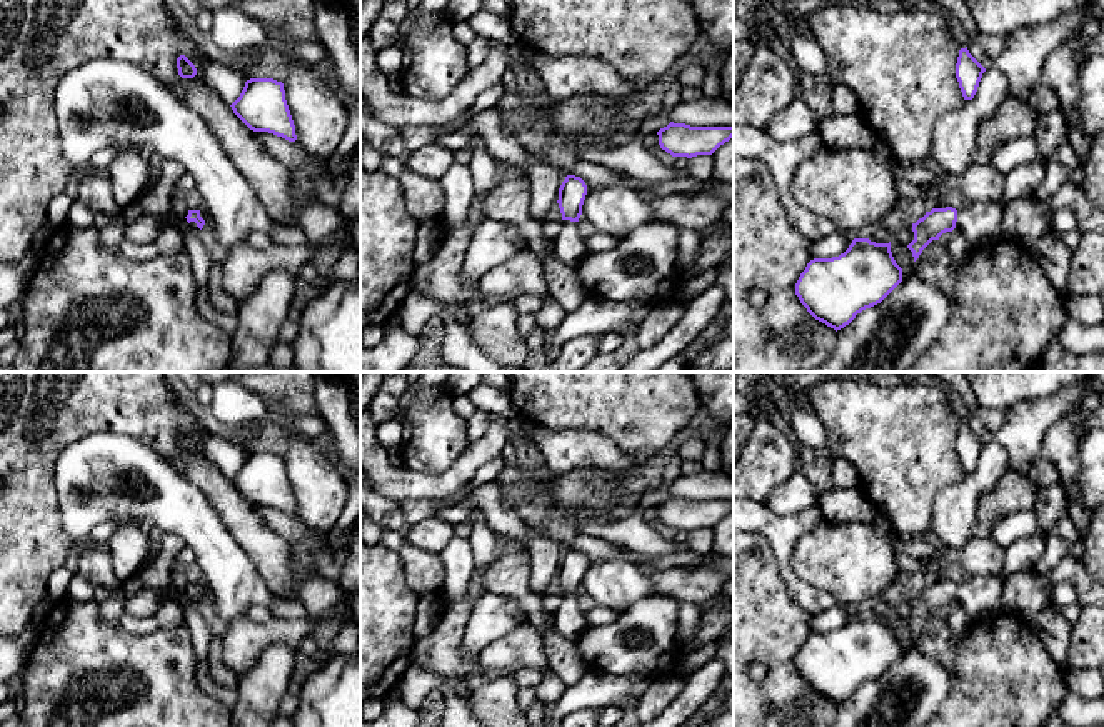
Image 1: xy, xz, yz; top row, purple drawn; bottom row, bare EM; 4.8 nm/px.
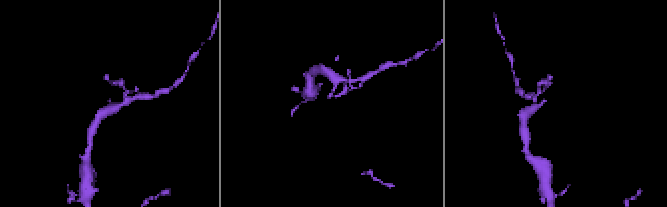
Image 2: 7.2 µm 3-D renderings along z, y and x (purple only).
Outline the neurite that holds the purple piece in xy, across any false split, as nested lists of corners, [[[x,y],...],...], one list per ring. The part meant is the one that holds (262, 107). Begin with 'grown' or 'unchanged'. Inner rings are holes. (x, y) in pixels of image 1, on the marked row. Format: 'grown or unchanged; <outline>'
unchanged; [[[250,78],[230,107],[250,130],[268,132],[289,142],[297,140],[282,82]]]

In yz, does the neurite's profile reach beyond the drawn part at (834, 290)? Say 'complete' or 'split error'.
complete

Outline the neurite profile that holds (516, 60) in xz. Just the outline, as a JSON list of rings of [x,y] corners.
[[[515,43],[510,45],[500,45],[499,47],[507,55],[507,70],[517,72],[524,70],[525,73],[535,73],[535,67],[532,62],[520,52],[520,48]]]

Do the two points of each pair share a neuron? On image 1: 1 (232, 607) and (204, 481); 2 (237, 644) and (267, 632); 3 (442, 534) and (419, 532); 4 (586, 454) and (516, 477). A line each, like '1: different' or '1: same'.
1: different
2: same
3: same
4: different

